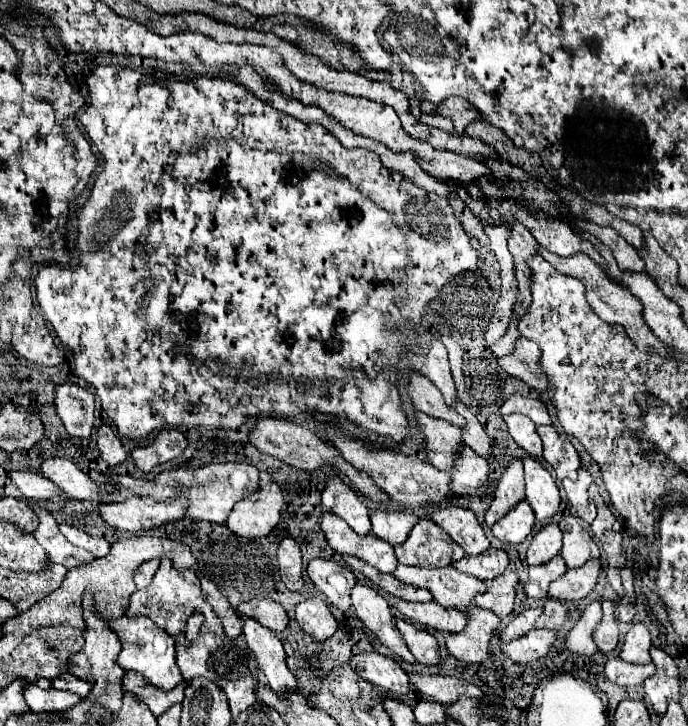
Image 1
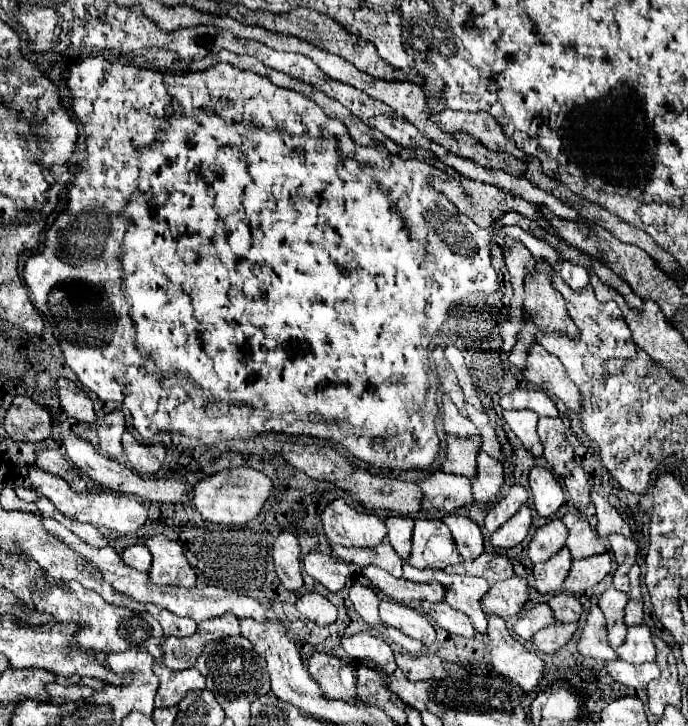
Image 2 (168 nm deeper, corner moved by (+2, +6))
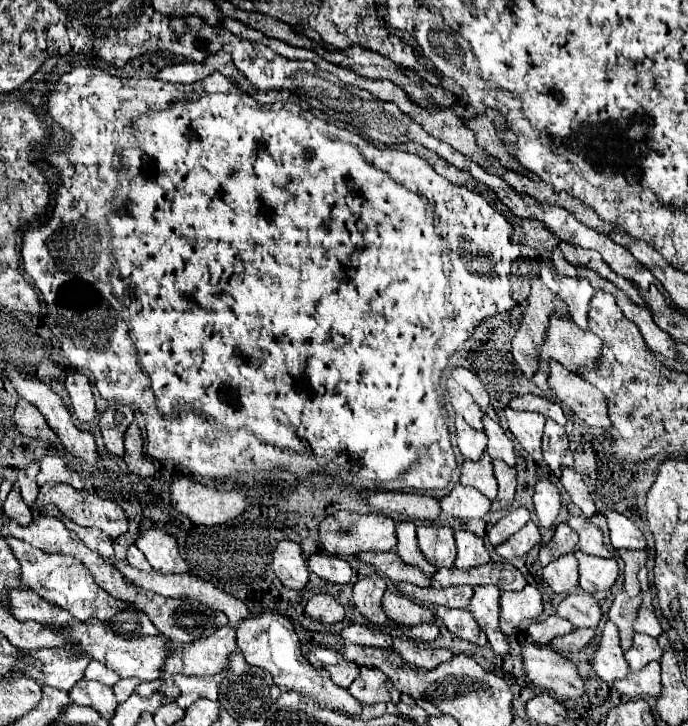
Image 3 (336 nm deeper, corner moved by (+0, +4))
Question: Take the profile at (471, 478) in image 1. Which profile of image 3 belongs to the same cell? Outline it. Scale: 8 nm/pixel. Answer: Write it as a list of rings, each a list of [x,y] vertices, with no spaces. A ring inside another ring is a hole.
[[[494,461],[494,475],[498,479],[498,497],[492,501],[492,511],[502,511],[514,503],[516,469],[502,461]]]

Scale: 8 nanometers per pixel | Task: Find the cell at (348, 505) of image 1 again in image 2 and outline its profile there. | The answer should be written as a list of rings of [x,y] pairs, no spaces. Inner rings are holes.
[[[334,499],[326,505],[322,523],[330,543],[346,547],[376,547],[386,537],[384,523],[378,515],[356,511],[344,499]]]

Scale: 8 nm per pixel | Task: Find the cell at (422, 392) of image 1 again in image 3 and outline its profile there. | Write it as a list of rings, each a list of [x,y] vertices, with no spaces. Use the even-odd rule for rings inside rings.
[[[460,415],[456,417],[456,441],[462,455],[470,461],[478,461],[486,451],[486,443],[488,443],[484,431],[472,429]]]

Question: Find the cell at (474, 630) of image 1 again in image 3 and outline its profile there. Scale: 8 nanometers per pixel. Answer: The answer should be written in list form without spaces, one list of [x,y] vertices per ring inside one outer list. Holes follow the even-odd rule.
[[[522,643],[522,657],[526,675],[534,685],[554,691],[560,699],[578,699],[584,695],[584,679],[580,677],[576,665],[562,653]]]

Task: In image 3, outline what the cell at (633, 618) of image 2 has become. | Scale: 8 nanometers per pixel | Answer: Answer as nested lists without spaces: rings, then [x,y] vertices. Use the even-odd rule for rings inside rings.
[[[642,567],[638,571],[638,579],[642,585],[642,593],[644,593],[644,601],[642,607],[638,611],[638,619],[634,623],[634,631],[636,633],[646,633],[650,637],[660,637],[662,635],[662,625],[658,623],[658,617],[654,613],[654,605],[652,605],[652,587],[650,587],[650,577],[648,577],[648,569]]]

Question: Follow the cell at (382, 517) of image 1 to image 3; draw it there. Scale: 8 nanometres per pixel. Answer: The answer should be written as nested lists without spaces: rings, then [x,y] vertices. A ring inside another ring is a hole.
[[[408,521],[398,523],[396,533],[398,533],[398,547],[396,547],[396,553],[402,557],[402,561],[420,567],[426,575],[434,575],[434,573],[436,573],[436,567],[434,567],[430,561],[426,561],[426,557],[424,557],[422,551],[418,549],[414,523],[408,523]]]

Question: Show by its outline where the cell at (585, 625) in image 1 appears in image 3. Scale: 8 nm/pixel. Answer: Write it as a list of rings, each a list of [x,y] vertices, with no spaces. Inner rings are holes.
[[[608,621],[604,625],[598,651],[592,659],[592,667],[594,667],[596,675],[606,683],[614,683],[616,679],[624,679],[630,673],[630,667],[624,659],[624,651],[620,647],[618,627],[612,621]]]

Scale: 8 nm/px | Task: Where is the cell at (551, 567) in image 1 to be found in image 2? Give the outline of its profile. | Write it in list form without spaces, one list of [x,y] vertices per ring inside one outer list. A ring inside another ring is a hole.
[[[562,547],[546,563],[536,563],[532,567],[536,591],[538,593],[558,593],[558,591],[562,591],[562,581],[564,581],[564,575],[568,575],[570,565],[572,565],[572,557],[570,557],[566,547]]]

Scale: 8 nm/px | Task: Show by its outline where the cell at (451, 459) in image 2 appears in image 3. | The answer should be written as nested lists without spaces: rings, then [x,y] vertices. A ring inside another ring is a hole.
[[[484,453],[480,463],[464,461],[462,463],[462,471],[460,471],[460,483],[478,489],[488,499],[496,499],[498,483],[492,477],[492,459],[490,459],[490,455]]]

